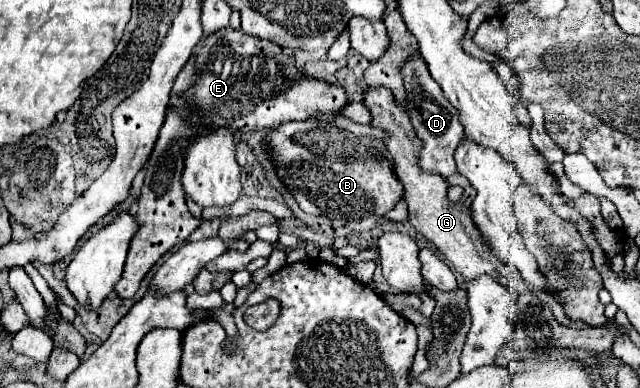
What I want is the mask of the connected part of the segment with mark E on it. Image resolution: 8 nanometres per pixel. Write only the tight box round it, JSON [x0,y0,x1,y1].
[116,28,348,298]

